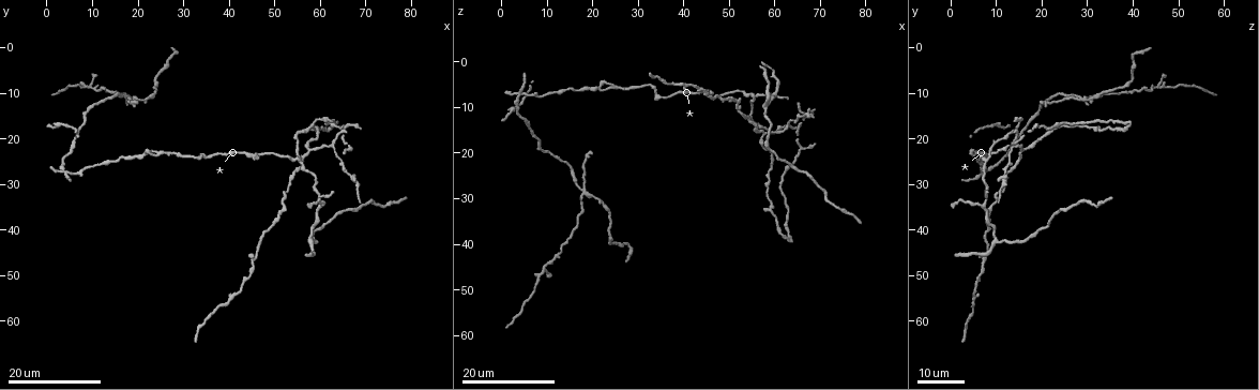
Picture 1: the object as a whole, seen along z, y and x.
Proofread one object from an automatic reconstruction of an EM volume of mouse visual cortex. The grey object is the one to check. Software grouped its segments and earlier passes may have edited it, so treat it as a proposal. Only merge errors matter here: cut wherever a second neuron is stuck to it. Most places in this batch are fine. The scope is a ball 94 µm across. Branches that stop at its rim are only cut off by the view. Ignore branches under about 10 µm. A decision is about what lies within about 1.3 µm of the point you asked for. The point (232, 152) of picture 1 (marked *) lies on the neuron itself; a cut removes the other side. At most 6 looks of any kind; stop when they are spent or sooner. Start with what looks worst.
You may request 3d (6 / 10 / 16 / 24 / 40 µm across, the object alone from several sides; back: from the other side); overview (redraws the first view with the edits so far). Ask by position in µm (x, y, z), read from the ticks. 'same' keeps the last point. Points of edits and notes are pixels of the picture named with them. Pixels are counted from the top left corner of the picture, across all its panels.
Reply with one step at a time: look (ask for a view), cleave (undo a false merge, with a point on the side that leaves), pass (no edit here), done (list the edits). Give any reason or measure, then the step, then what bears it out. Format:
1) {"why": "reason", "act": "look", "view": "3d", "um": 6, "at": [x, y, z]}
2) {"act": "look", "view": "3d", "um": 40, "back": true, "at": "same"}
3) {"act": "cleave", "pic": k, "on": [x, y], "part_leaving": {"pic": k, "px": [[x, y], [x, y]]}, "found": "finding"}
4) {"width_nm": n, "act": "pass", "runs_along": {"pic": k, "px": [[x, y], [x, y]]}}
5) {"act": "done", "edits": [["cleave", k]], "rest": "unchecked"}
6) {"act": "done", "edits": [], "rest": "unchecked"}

{"why": "arms part here", "act": "look", "view": "3d", "um": 24, "at": [62.5, 21.5, 14.0]}

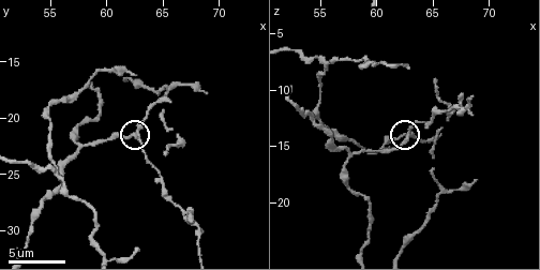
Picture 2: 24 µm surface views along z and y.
{"why": "zoom in", "act": "look", "view": "3d", "um": 10, "at": [62.6, 21.6, 14.4]}

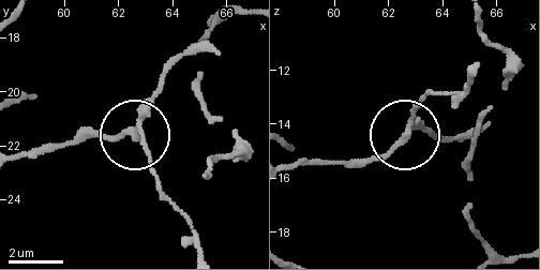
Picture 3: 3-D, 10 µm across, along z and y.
{"side_arm_um": 16, "act": "pass", "found": "all the same neuron"}

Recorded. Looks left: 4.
{"why": "three-way junction", "act": "look", "view": "3d", "um": 16, "at": [55.6, 24.8, 7.8]}

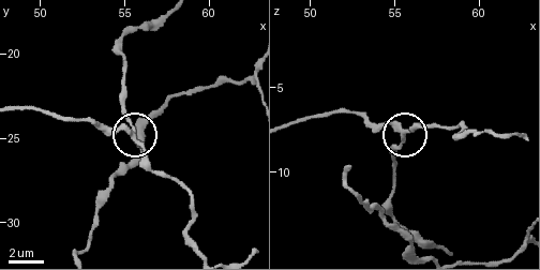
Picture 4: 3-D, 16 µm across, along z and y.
{"arms": 3, "act": "pass", "runs_along": {"pic": 4, "px": [[287, 126], [317, 115], [356, 110], [405, 133], [424, 129]]}, "found": "all the same neuron"}

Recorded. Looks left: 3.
{"why": "abrupt turn", "act": "look", "view": "3d", "um": 16, "at": [63.5, 17.0, 39.5]}

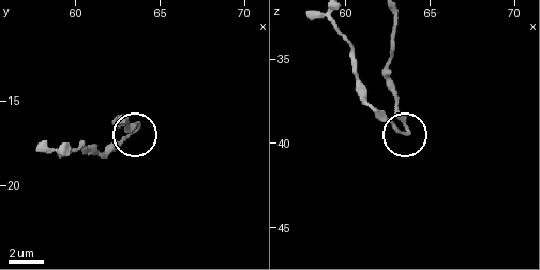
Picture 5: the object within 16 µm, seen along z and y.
{"act": "look", "view": "3d", "um": 6, "at": "same"}

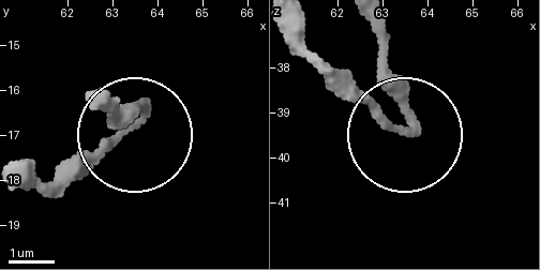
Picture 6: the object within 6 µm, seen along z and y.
{"act": "pass", "runs_along": {"pic": 6, "px": [[288, 28], [404, 128], [380, 28]]}, "found": "one neuron here"}

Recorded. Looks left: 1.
{"act": "done", "edits": [], "rest": "unchecked"}

